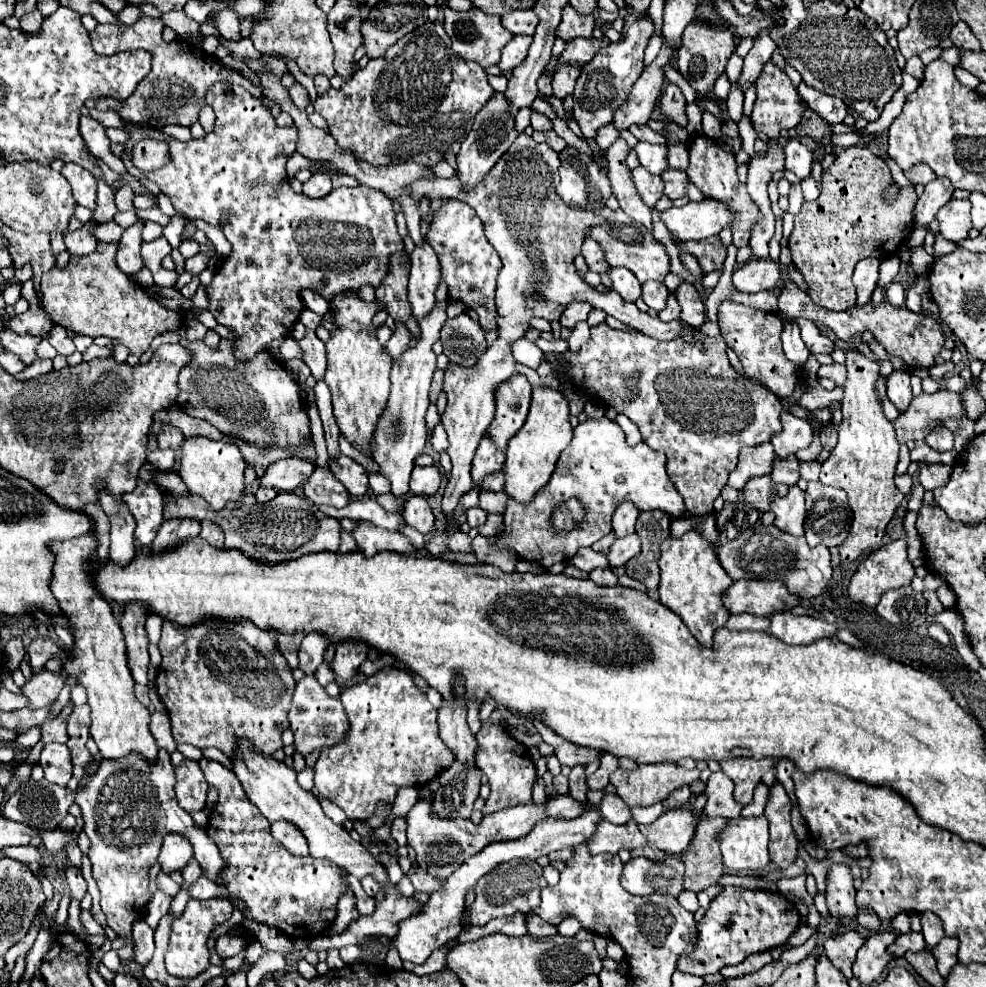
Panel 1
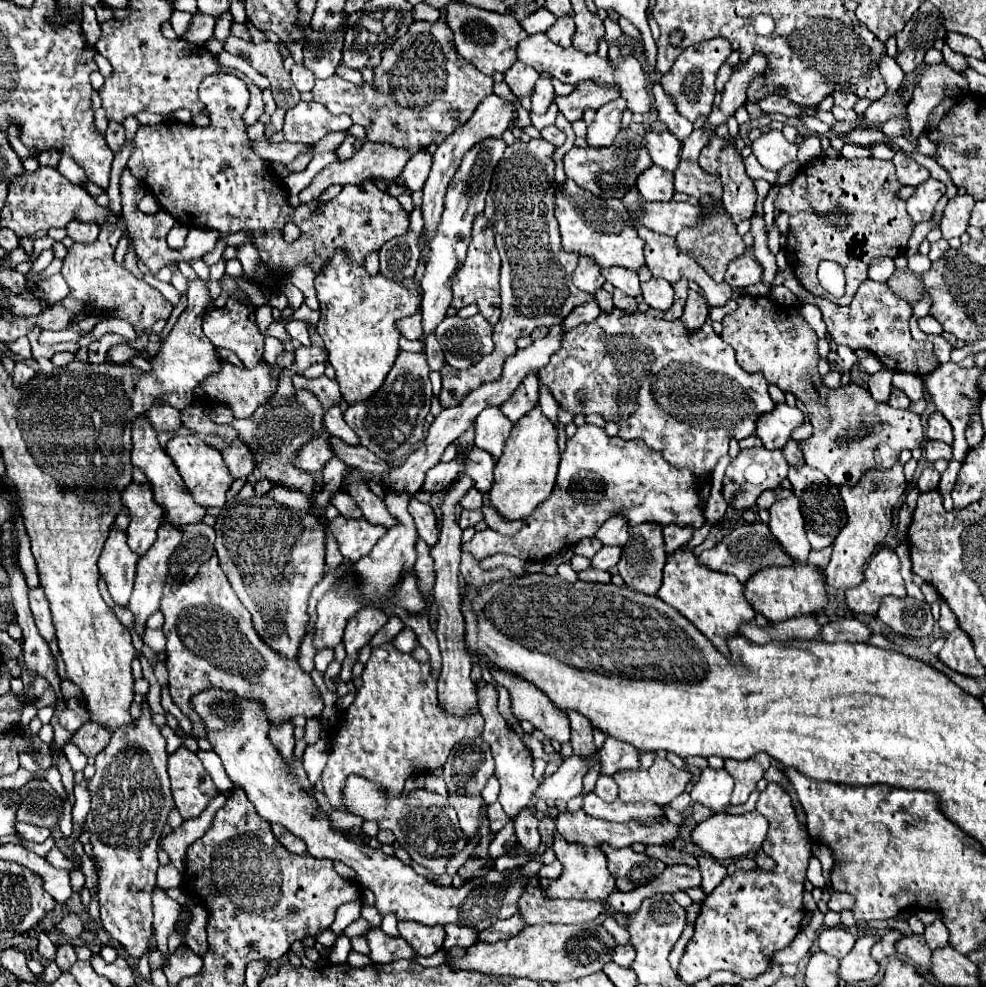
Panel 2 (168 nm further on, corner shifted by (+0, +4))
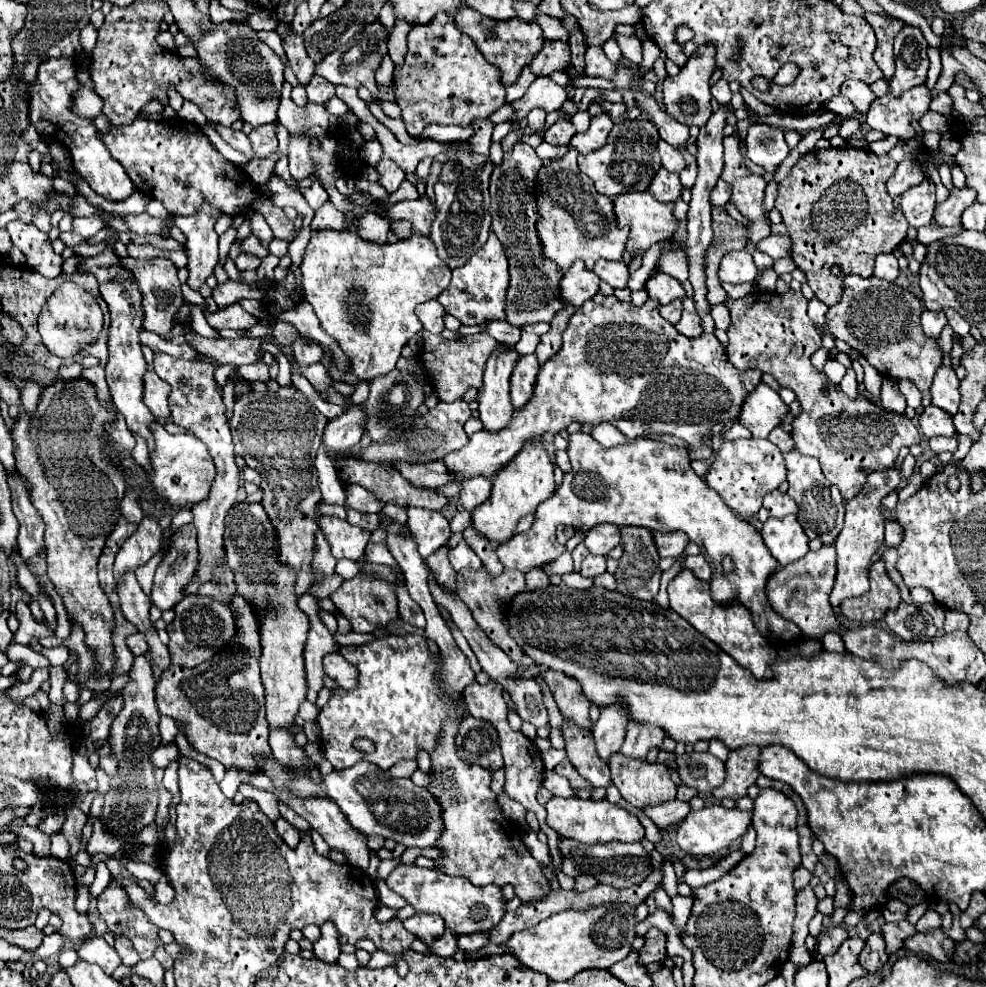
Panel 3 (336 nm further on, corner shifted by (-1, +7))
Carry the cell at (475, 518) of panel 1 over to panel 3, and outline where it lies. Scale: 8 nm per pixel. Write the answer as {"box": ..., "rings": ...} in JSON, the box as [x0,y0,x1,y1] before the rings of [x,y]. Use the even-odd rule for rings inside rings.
{"box":[450,511,470,533],"rings":[[[468,511],[458,513],[458,515],[450,521],[450,531],[452,531],[452,533],[460,533],[460,531],[464,531],[466,527],[470,527],[470,513],[468,513]]]}

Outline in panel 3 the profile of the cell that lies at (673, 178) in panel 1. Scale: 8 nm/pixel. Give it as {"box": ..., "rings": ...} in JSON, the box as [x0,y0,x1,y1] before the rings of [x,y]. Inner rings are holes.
{"box":[710,179,732,207],"rings":[[[718,179],[716,187],[712,189],[710,201],[712,201],[712,205],[716,205],[716,207],[724,207],[724,205],[730,201],[730,195],[732,195],[732,189],[728,187],[728,183],[724,183],[724,179]]]}

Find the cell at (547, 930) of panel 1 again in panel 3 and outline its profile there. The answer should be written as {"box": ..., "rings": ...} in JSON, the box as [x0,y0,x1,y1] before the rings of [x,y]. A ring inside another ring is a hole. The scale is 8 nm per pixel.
{"box":[456,933,488,955],"rings":[[[482,933],[482,935],[456,935],[456,939],[458,939],[460,951],[472,955],[472,953],[480,951],[482,947],[486,947],[486,943],[488,943],[488,933]]]}

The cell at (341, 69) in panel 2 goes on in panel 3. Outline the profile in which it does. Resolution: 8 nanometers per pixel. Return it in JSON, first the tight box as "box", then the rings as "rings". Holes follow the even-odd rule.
{"box":[368,102,420,145],"rings":[[[375,102],[370,103],[368,107],[374,117],[376,117],[381,123],[388,127],[388,129],[390,129],[390,131],[402,144],[412,145],[420,141],[419,139],[409,136],[405,127],[403,126],[405,124],[400,117],[393,119],[386,116],[380,106]]]}

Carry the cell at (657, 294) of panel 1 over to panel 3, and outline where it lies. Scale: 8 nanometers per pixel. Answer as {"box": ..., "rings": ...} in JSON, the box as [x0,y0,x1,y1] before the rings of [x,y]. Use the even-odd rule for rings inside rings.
{"box":[646,273,686,305],"rings":[[[654,273],[646,283],[646,291],[652,299],[658,299],[662,305],[672,303],[674,299],[684,299],[686,297],[684,287],[666,273],[658,273],[658,275]]]}

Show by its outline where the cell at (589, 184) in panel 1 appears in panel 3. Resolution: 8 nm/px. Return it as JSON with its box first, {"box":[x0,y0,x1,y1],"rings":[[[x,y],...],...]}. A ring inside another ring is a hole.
{"box":[578,119,662,197],"rings":[[[648,119],[624,121],[620,125],[614,125],[604,147],[592,151],[590,155],[578,155],[580,171],[594,181],[596,191],[600,195],[616,197],[628,191],[646,191],[648,183],[652,181],[652,175],[656,175],[656,171],[660,171],[662,167],[660,155],[656,151],[658,139],[658,131]]]}

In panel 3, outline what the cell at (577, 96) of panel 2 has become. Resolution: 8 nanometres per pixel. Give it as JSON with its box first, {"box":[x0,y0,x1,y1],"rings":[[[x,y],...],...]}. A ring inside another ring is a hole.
{"box":[508,77,566,121],"rings":[[[536,77],[532,85],[528,87],[526,95],[518,101],[512,101],[510,107],[514,109],[514,115],[508,121],[522,121],[528,117],[528,113],[536,107],[544,109],[546,113],[560,109],[562,103],[566,101],[566,91],[564,87],[556,85],[550,77]]]}

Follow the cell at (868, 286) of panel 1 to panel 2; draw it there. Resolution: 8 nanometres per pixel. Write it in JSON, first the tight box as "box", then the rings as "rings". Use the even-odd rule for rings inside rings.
{"box":[867,258,895,282],"rings":[[[875,258],[869,262],[869,270],[867,270],[867,276],[871,280],[877,280],[877,282],[885,282],[895,270],[895,264],[891,258]]]}

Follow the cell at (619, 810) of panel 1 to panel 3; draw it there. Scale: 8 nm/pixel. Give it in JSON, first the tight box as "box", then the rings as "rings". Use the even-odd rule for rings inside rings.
{"box":[562,721,612,787],"rings":[[[566,721],[562,727],[562,737],[564,737],[564,751],[574,769],[586,781],[590,781],[592,787],[608,787],[612,783],[608,763],[604,763],[596,755],[596,747],[592,743],[592,731],[576,727],[574,723]]]}

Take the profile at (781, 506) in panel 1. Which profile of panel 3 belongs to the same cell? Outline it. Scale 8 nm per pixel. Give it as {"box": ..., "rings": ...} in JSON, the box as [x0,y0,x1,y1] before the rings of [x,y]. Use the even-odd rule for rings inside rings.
{"box":[762,515,808,567],"rings":[[[788,515],[782,519],[770,517],[762,527],[762,539],[770,553],[784,567],[788,563],[798,561],[808,553],[808,537],[798,523],[796,515]]]}

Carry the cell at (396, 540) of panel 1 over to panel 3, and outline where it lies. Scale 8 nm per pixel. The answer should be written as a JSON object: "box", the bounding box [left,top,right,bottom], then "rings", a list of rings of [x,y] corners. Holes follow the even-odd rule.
{"box":[318,517,370,561],"rings":[[[320,517],[318,525],[330,543],[330,551],[336,559],[350,559],[358,561],[364,555],[364,547],[370,539],[368,531],[362,531],[360,527],[352,527],[348,521],[342,521],[338,517]]]}

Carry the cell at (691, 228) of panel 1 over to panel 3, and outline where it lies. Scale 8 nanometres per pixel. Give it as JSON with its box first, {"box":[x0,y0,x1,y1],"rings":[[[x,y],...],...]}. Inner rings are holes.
{"box":[612,191,678,251],"rings":[[[648,191],[624,193],[612,199],[616,223],[630,227],[630,251],[648,251],[650,245],[672,239],[678,225],[674,219],[674,203],[658,203]]]}

